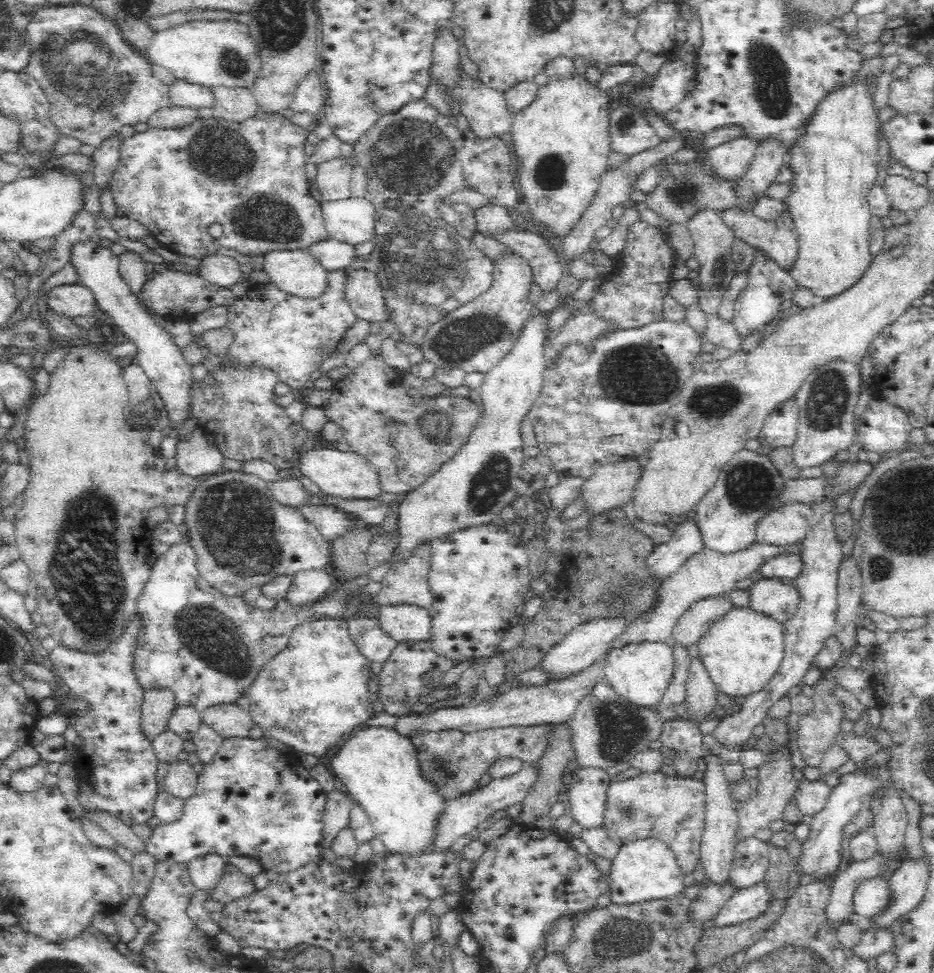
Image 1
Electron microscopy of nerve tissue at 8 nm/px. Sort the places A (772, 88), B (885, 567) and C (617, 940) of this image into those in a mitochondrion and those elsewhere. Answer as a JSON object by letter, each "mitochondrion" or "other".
{"A":"mitochondrion","B":"mitochondrion","C":"mitochondrion"}

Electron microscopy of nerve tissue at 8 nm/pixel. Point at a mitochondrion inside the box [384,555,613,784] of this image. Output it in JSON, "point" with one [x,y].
{"point":[438,765]}

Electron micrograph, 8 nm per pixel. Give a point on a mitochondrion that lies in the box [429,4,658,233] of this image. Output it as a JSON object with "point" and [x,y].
{"point":[550,173]}

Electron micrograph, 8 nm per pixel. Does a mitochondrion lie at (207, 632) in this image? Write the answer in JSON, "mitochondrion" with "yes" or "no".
{"mitochondrion":"yes"}

